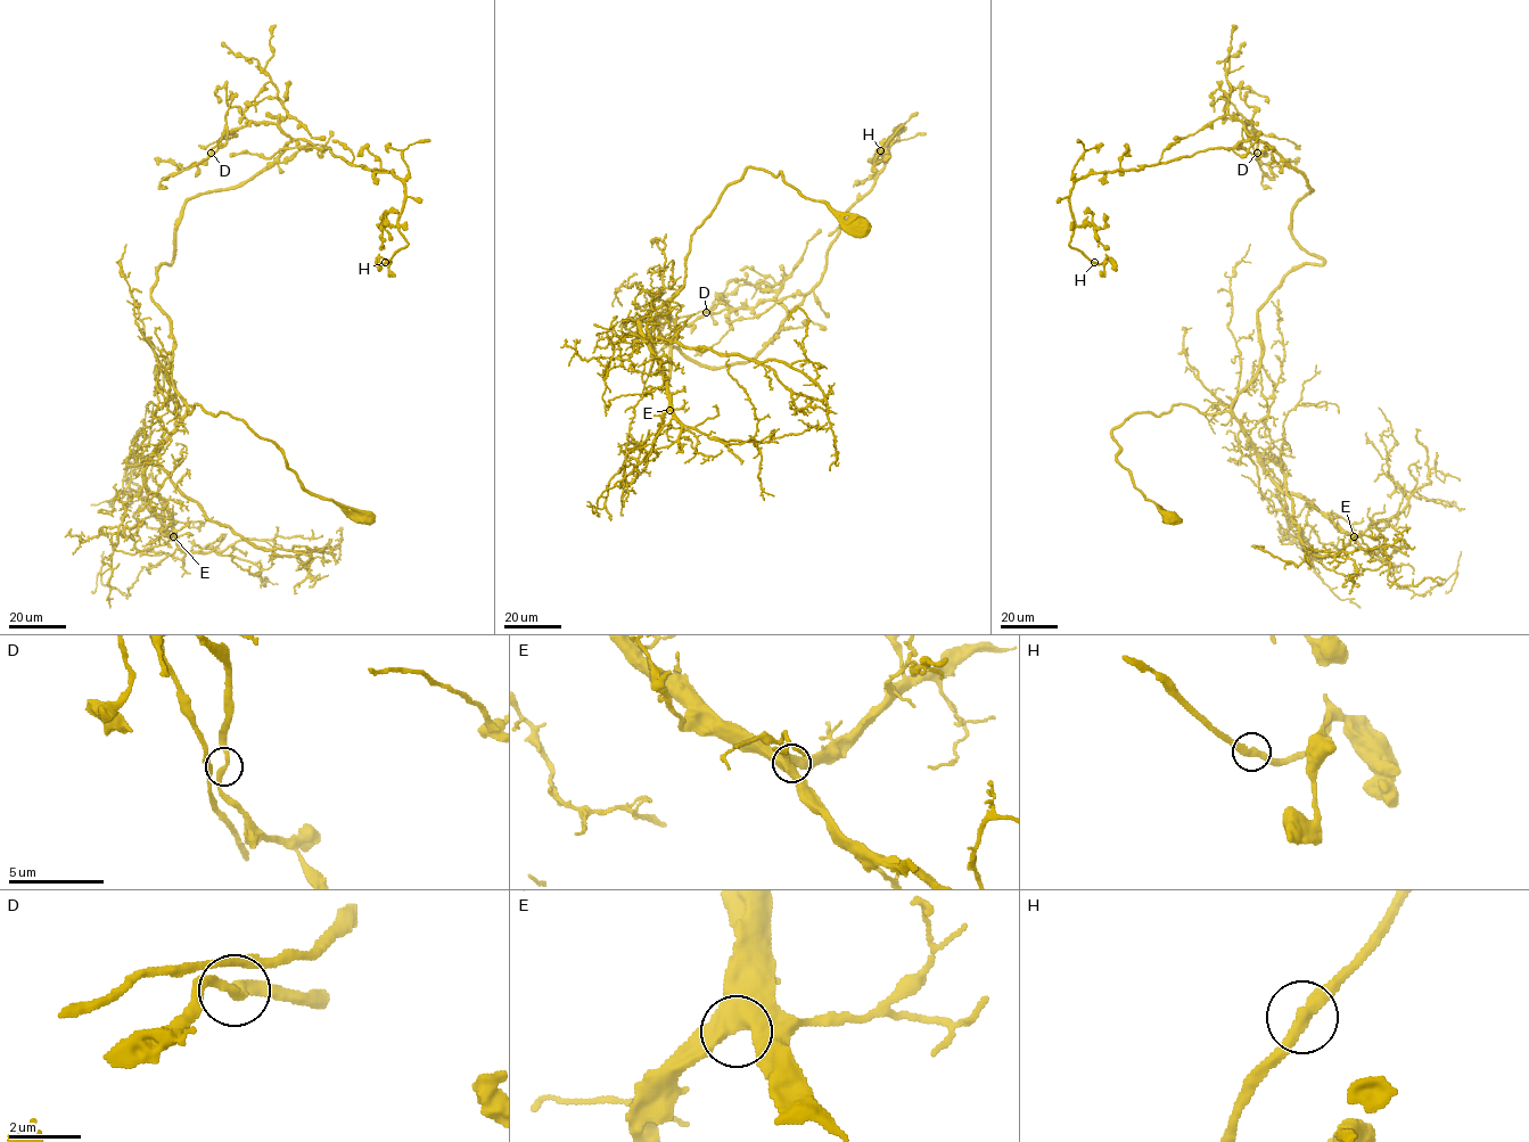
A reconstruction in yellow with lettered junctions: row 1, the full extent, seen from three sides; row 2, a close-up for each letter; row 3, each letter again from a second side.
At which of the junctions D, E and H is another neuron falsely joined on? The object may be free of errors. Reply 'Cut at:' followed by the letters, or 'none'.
Cut at: none

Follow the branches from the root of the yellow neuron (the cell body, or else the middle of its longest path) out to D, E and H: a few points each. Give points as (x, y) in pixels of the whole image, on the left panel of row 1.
D: (363, 519), (174, 387), (151, 287), (182, 206), (292, 139), (249, 122), (211, 153)
E: (363, 519), (312, 495), (280, 450), (241, 420), (196, 404), (145, 470), (173, 536)
H: (363, 519), (241, 420), (189, 413), (151, 287), (183, 204), (299, 139), (402, 182), (408, 244), (385, 262)

